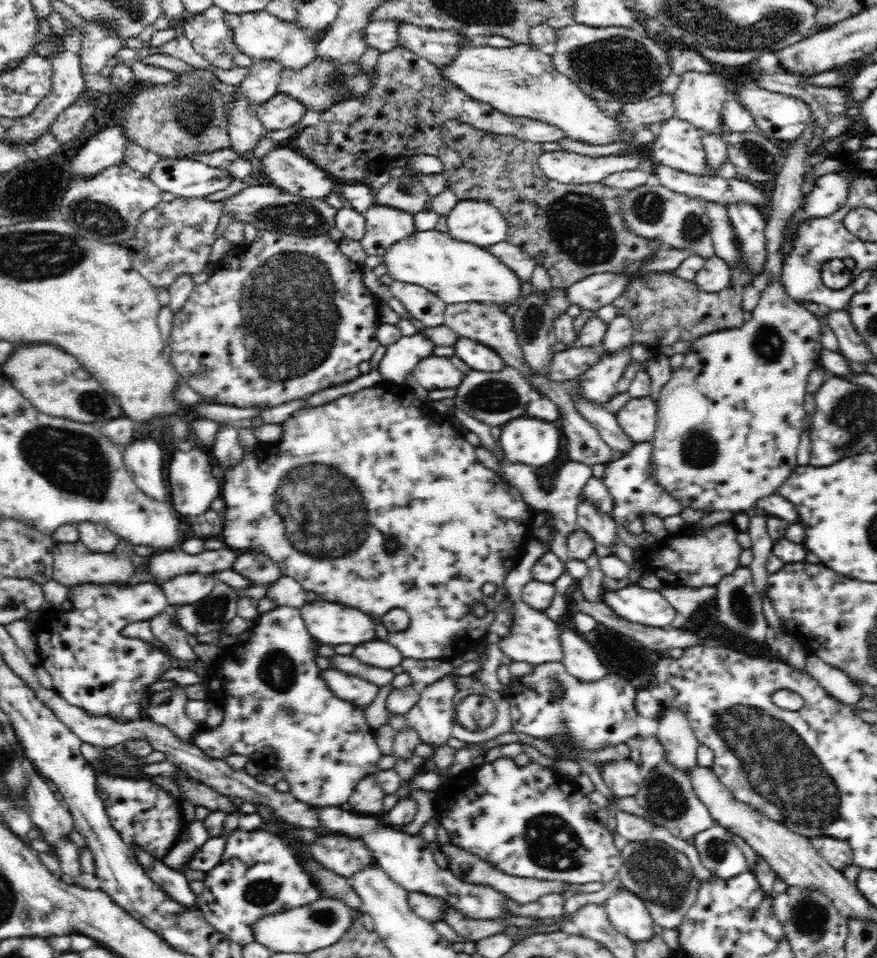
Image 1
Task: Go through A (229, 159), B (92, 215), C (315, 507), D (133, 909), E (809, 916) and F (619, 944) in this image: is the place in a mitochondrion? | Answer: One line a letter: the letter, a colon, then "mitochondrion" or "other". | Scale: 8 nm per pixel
A: mitochondrion
B: mitochondrion
C: mitochondrion
D: other
E: mitochondrion
F: other

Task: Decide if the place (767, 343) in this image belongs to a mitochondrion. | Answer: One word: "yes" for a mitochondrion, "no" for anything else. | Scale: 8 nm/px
yes

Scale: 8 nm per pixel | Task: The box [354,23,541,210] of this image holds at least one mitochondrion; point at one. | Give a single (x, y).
(510, 75)

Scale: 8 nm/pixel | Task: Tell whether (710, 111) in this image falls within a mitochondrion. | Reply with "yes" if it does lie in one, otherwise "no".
no

